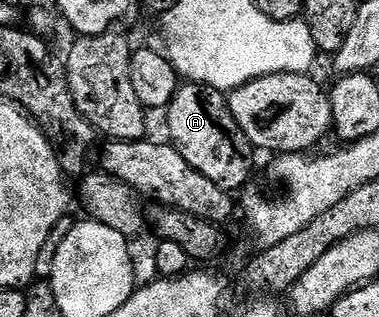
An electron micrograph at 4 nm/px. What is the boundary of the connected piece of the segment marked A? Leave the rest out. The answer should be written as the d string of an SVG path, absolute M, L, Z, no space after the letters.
M182 82L169 103L167 114L168 142L183 155L187 164L229 193L235 192L236 187L248 181L253 171L255 148L247 133L239 129L239 121L235 121L231 113L226 92L202 83Z

